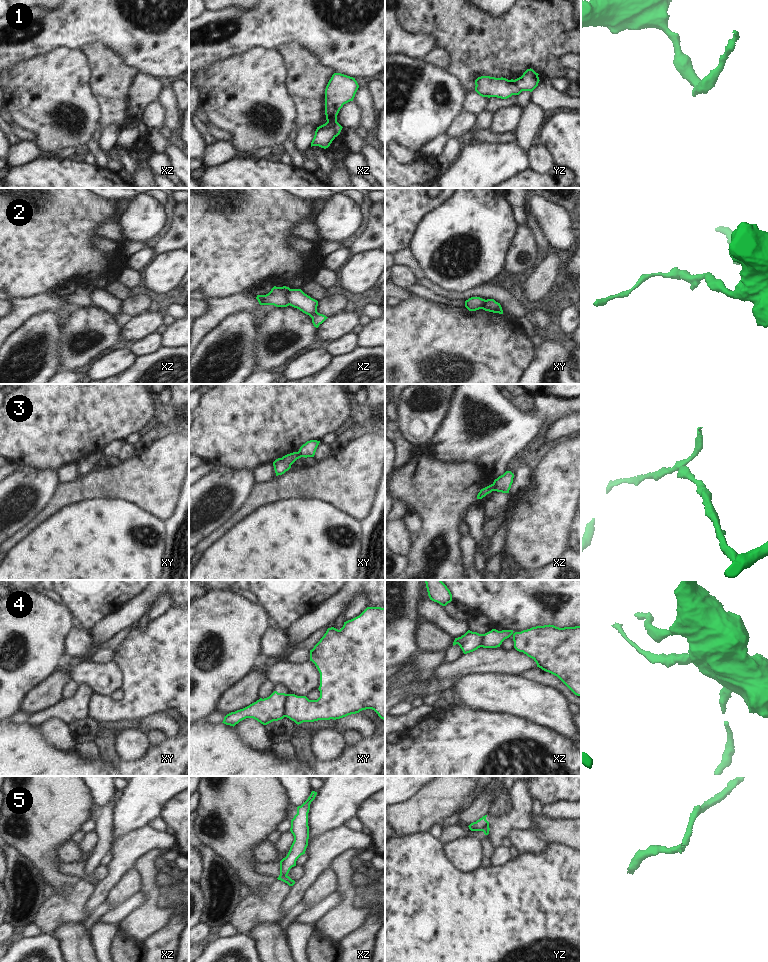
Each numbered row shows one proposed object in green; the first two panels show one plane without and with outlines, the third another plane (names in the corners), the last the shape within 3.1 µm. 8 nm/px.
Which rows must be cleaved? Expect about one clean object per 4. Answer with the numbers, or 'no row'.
1, 2, 3, 4, 5

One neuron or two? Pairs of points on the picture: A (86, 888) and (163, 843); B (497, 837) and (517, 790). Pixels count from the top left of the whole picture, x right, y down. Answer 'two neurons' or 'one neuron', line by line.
A: two neurons
B: one neuron

